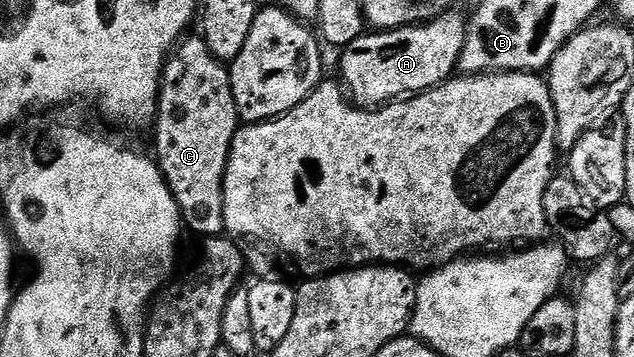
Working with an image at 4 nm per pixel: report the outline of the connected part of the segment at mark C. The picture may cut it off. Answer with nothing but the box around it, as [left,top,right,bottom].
[157,36,239,239]

